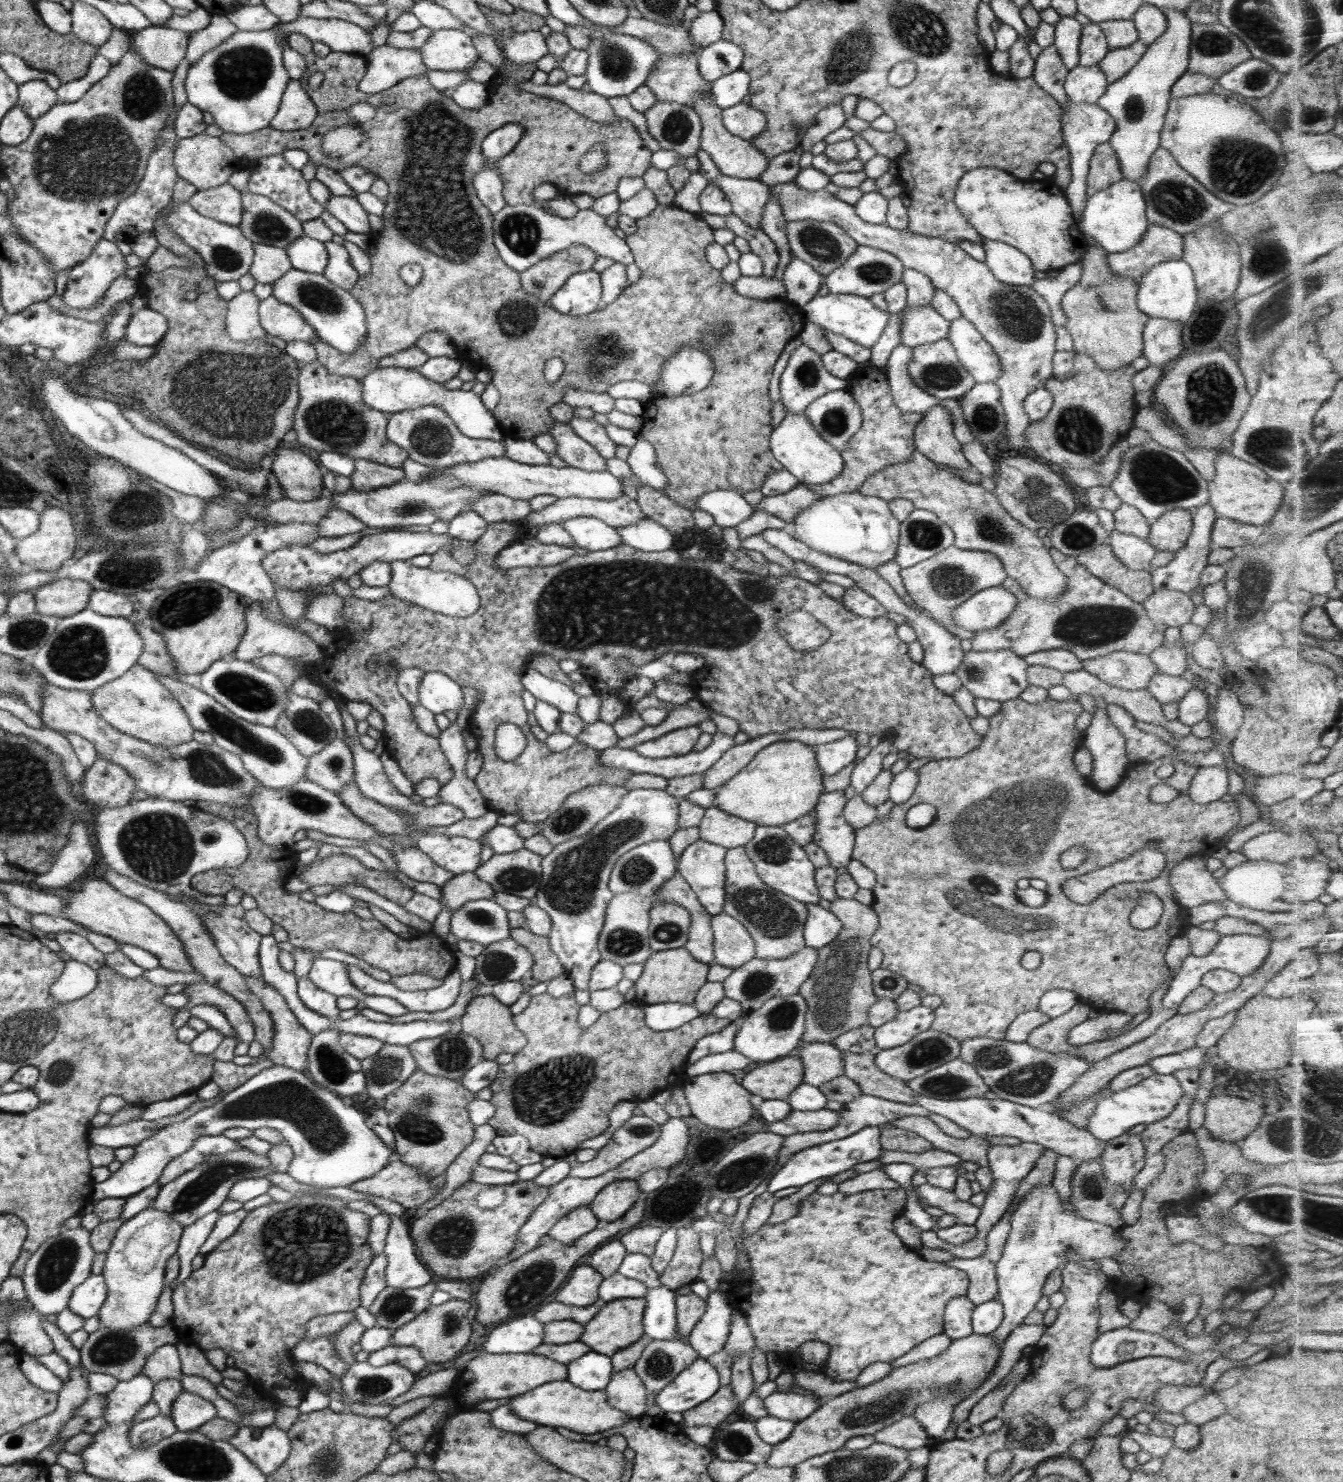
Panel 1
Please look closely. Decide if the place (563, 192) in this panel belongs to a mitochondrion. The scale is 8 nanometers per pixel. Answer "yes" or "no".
no

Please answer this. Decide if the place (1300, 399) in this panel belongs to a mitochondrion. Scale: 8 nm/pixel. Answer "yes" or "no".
no

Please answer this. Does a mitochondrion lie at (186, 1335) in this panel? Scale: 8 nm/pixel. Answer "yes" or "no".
no

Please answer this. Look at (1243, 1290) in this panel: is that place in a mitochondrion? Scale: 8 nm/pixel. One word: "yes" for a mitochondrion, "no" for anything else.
no

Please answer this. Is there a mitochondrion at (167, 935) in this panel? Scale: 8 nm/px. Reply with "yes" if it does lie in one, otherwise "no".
no

